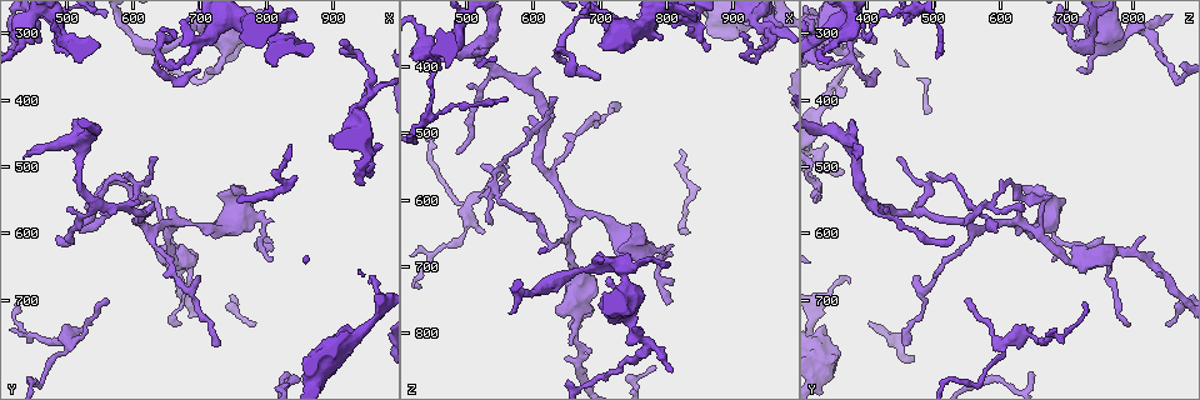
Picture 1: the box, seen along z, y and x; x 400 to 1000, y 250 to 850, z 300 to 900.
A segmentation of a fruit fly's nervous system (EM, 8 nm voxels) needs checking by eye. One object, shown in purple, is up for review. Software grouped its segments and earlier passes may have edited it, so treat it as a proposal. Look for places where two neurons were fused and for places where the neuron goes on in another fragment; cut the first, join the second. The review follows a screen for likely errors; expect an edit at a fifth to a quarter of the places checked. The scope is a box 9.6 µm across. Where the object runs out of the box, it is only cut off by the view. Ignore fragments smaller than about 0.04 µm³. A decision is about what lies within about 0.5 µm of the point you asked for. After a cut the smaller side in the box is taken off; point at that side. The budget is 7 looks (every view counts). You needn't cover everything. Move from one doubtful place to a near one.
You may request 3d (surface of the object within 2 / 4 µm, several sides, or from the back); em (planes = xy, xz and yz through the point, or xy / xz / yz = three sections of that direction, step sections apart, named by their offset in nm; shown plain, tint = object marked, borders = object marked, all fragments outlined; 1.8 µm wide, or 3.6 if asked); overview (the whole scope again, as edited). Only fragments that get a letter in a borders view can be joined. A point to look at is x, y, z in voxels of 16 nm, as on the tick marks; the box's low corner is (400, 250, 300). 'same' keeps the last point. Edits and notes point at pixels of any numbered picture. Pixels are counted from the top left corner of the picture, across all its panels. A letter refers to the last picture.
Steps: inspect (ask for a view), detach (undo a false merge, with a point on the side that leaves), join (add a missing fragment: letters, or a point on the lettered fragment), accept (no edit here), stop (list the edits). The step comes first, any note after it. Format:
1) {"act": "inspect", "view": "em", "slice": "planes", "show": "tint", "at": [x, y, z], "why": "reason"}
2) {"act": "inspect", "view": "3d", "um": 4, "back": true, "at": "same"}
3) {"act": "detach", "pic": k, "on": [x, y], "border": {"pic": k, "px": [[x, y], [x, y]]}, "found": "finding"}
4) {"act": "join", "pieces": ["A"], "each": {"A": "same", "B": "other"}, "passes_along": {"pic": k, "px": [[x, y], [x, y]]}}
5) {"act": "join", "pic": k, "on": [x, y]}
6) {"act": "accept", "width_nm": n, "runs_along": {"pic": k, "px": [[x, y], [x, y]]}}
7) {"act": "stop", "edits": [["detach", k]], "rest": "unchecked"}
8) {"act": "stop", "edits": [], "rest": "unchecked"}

{"act": "inspect", "view": "3d", "um": 4, "at": [495, 775, 605], "why": "calibre changes"}

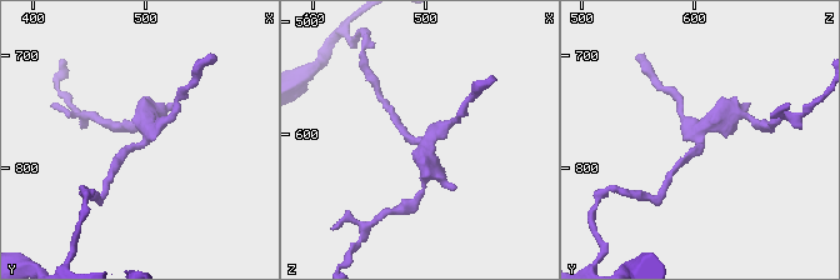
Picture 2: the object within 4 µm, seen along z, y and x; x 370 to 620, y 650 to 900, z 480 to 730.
{"act": "inspect", "view": "em", "slice": "xz", "step": 8, "show": "tint", "at": [500, 774, 604], "why": "need the tissue"}

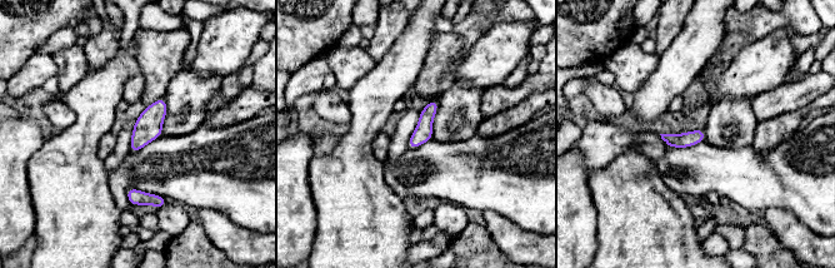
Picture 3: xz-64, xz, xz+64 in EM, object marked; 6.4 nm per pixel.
{"act": "inspect", "view": "em", "slice": "xz", "step": 8, "show": "borders", "at": "same"}

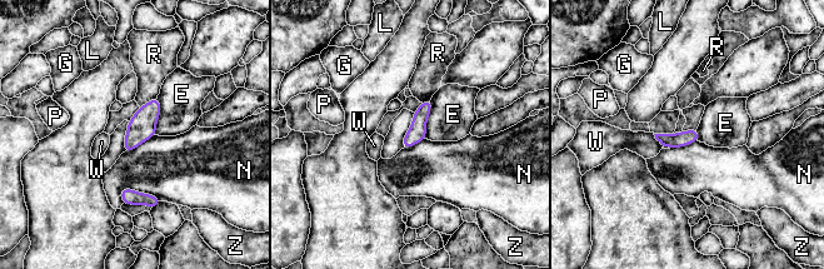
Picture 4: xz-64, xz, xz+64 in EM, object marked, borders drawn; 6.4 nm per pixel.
{"act": "accept", "width_nm": 100, "each": {"E": "other", "G": "other", "L": "other", "N": "other", "P": "other", "R": "other", "W": "other", "Z": "other"}, "found": "all the same neuron"}

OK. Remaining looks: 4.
{"act": "inspect", "view": "3d", "um": 4, "at": [560, 705, 550], "why": "branch stops here"}

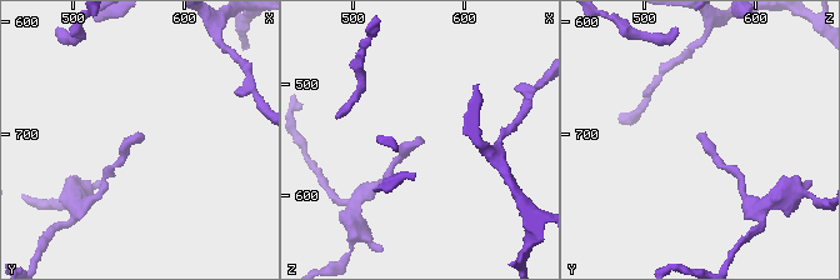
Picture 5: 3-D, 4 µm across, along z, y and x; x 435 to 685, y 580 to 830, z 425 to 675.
{"act": "inspect", "view": "em", "slice": "planes", "show": "borders", "at": [566, 700, 550]}

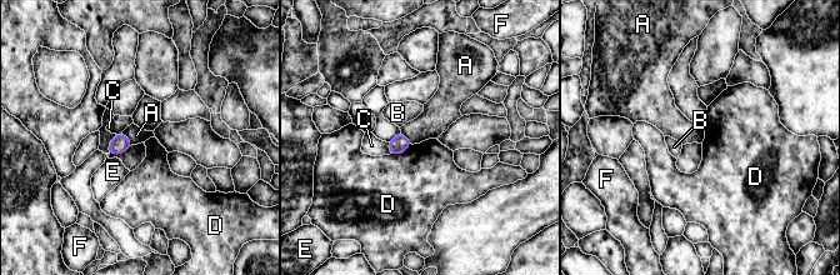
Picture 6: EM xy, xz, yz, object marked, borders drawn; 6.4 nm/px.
{"act": "accept", "each": {"A": "other", "B": "other", "C": "other", "D": "other", "E": "other", "F": "other"}, "border": {"pic": 6, "px": [[121, 133], [134, 144]]}, "found": "none of them fits"}

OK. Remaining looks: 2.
{"act": "inspect", "view": "em", "slice": "yz", "step": 8, "show": "tint", "at": [545, 565, 560], "why": "abrupt turn"}

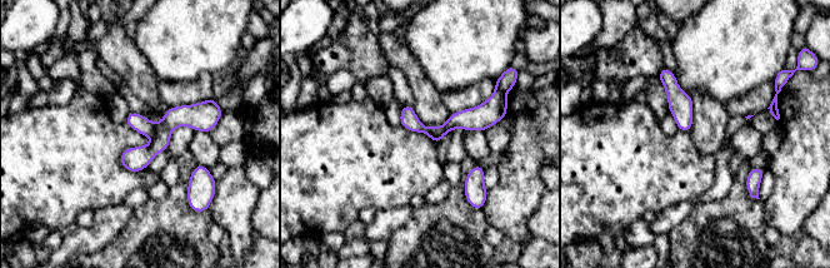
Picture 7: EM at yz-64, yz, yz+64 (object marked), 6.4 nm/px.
{"act": "inspect", "view": "em", "slice": "planes", "show": "borders", "at": "same", "why": "cut it another way"}

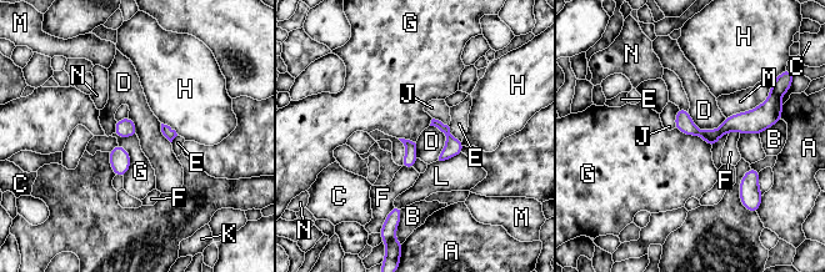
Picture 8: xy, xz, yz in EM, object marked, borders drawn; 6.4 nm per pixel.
{"act": "accept", "width_nm": 80, "each": {"A": "other", "B": "other", "C": "other", "D": "other", "E": "other", "F": "other", "G": "other", "H": "other", "J": "other", "K": "other", "L": "other", "M": "other", "N": "other"}, "border": {"pic": 8, "px": [[675, 127], [700, 136], [711, 147]]}, "found": "all the same neuron"}

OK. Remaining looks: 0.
{"act": "stop", "edits": [], "rest": "unchecked"}

